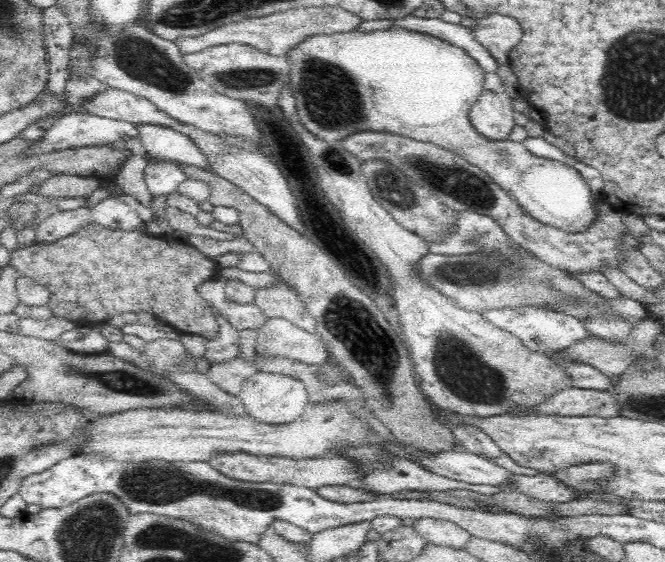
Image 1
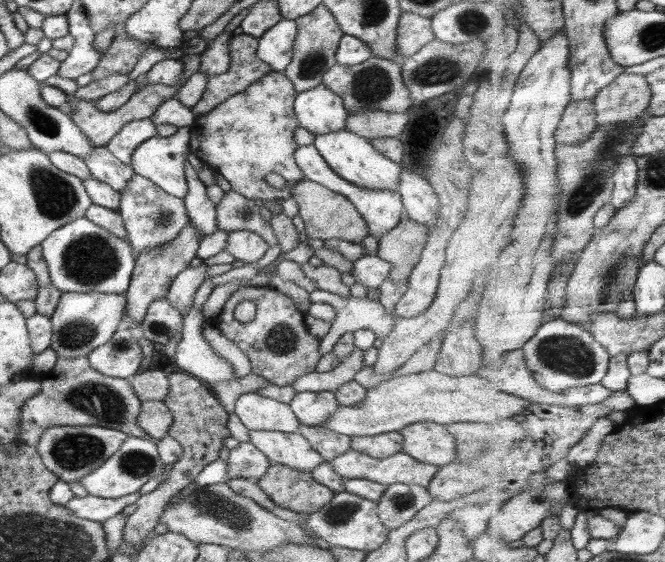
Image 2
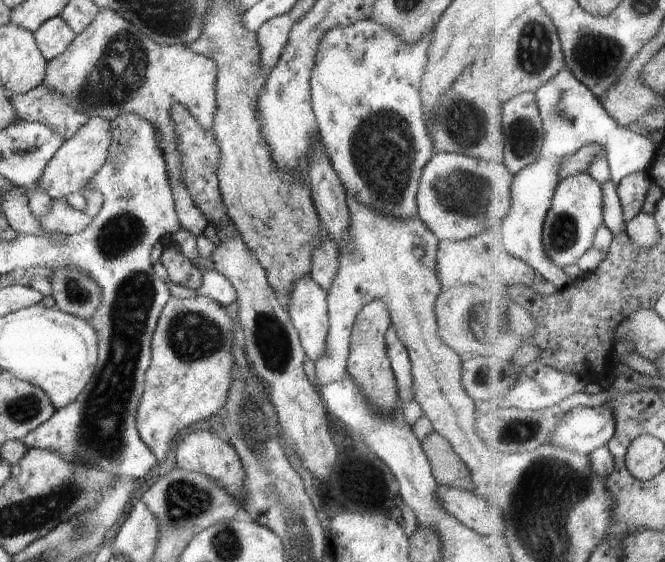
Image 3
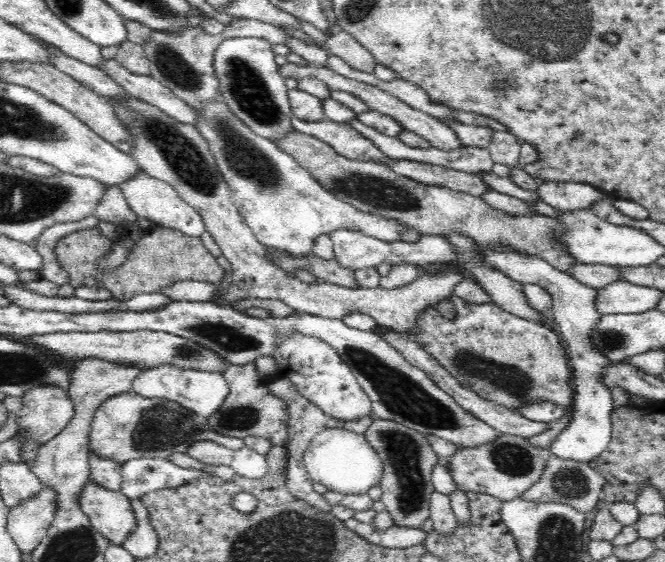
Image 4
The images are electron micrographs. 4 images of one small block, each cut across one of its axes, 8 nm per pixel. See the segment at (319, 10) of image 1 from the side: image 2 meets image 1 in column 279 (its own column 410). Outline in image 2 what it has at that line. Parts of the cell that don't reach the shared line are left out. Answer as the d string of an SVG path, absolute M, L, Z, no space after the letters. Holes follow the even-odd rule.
M412 12L401 13L396 32L396 52L402 58L416 54L435 38L431 19Z

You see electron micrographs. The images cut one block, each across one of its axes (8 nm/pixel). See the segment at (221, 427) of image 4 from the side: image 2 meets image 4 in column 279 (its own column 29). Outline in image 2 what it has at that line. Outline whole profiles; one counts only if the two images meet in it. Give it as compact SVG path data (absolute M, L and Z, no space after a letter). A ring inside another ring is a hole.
M87 356L59 357L52 370L39 379L42 384L40 391L33 397L28 397L20 409L17 436L20 443L35 447L47 428L64 425L100 425L128 433L128 436L158 442L148 436L136 422L141 401L130 386L130 380L100 374L89 365Z

